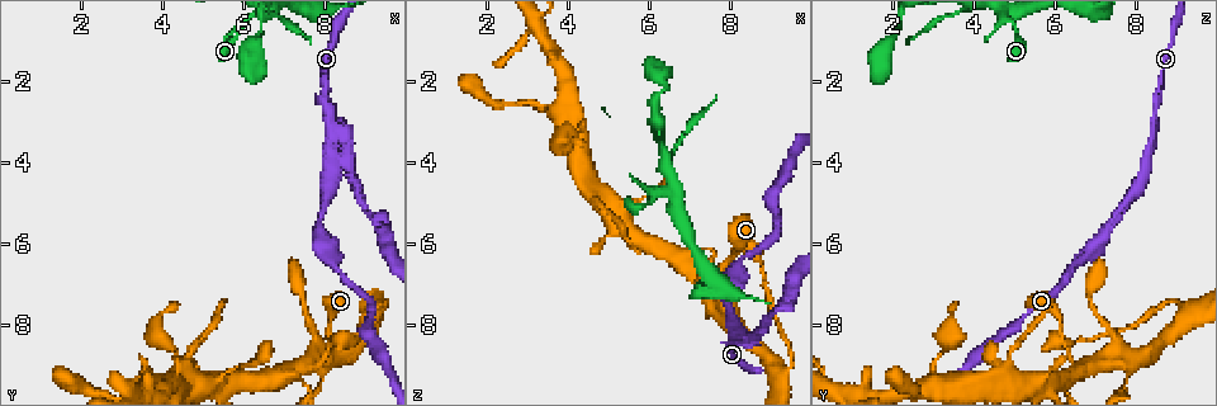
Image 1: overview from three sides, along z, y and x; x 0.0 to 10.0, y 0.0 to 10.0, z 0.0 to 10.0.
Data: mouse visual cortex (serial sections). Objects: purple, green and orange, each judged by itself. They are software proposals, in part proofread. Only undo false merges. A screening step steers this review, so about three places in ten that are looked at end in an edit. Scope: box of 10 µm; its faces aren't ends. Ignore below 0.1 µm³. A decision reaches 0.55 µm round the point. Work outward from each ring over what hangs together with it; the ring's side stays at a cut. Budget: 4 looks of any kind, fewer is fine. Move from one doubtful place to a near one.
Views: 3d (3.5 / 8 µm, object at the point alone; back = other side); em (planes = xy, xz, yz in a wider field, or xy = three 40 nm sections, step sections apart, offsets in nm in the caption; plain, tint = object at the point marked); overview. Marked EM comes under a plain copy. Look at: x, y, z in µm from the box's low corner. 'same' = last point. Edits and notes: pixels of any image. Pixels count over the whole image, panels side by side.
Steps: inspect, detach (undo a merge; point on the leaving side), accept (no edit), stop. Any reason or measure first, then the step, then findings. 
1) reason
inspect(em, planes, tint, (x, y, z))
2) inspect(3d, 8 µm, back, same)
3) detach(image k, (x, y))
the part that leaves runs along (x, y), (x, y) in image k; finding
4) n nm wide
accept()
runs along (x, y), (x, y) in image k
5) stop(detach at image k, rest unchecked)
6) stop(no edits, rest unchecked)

sudden change in width
inspect(3d, 3.5 µm, (8.10, 8.45, 6.25))

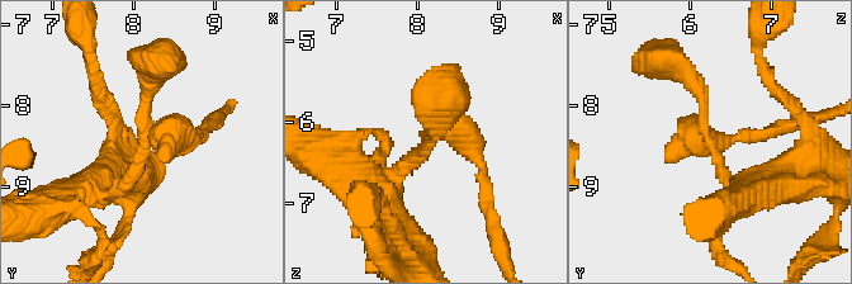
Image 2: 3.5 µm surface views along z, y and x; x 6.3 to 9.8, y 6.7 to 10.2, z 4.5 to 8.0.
need the tissue
inspect(em, planes, tint, (8.15, 8.40, 6.20))

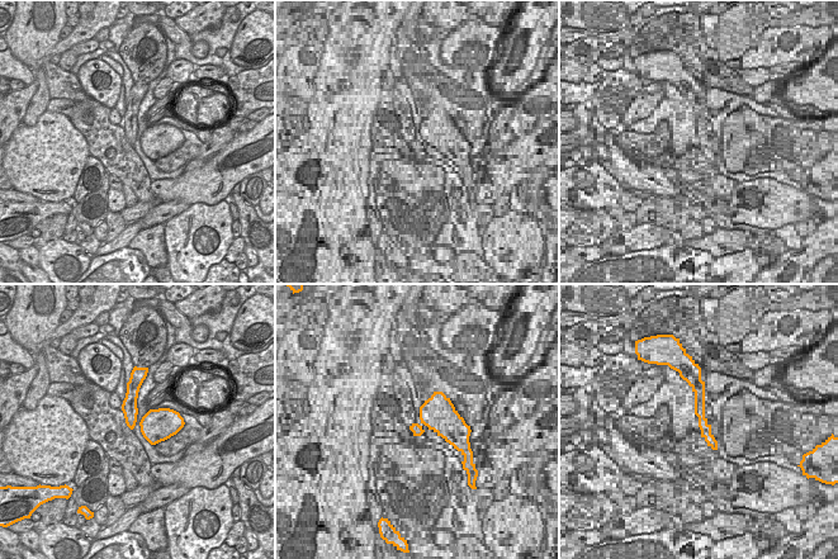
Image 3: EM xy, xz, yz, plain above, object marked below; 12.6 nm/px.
accept()
runs along (678, 65), (700, 93), (720, 170), (749, 190) in image 2; one cell here

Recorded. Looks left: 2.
narrows sharply
inspect(3d, 3.5 µm, (6.50, 0.65, 2.20))

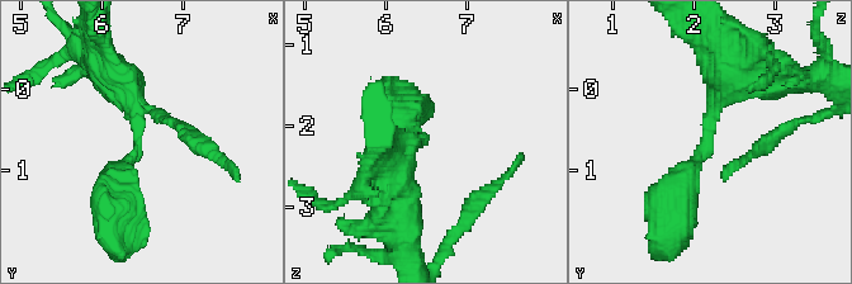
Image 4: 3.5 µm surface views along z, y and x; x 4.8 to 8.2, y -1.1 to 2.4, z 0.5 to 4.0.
arms of 250, 450 nm
inspect(em, xy, step 2, tint, (6.45, 0.65, 2.15))

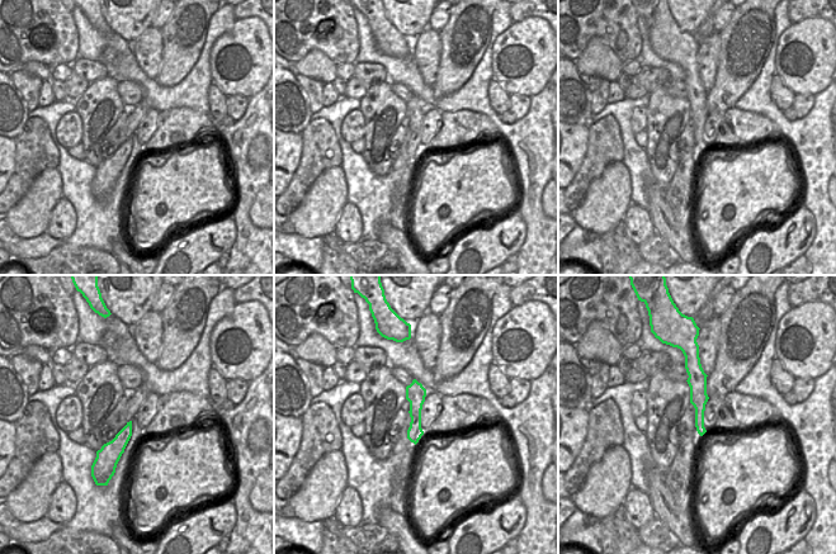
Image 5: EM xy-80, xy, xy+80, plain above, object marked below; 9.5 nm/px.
accept()
runs along (751, 90), (711, 110), (672, 212) in image 4; all the same cell

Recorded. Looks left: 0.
stop(no edits, rest unchecked)

